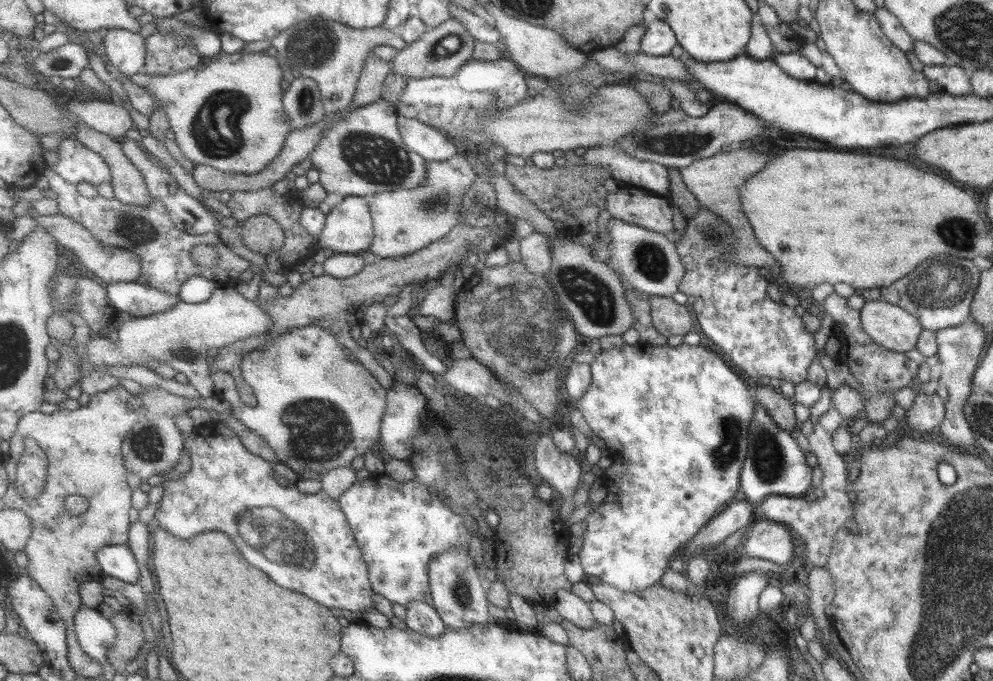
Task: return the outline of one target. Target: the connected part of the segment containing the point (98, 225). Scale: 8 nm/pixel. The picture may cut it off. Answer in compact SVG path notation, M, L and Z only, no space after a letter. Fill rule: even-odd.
M48 169L45 177L49 181L49 187L58 195L58 210L60 214L71 217L77 222L83 223L99 242L105 246L119 246L125 250L131 250L139 254L143 260L144 276L148 284L169 294L179 295L182 284L195 275L205 276L223 285L227 282L239 282L239 276L249 270L251 263L238 256L221 240L217 232L207 234L189 234L175 226L165 204L159 199L153 198L150 206L135 206L121 202L117 197L107 198L99 194L96 197L87 198L79 194L77 186L67 182L54 169ZM199 244L215 246L219 252L219 263L213 267L203 267L193 259L193 250Z

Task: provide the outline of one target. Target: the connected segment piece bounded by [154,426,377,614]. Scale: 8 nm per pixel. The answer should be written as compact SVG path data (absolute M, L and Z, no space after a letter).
M196 428L186 438L185 451L191 459L190 471L163 483L163 496L155 513L154 525L189 540L209 531L227 533L243 550L245 558L253 566L267 570L279 586L303 592L330 609L366 614L369 609L377 608L370 568L340 500L331 498L323 490L305 494L295 486L280 485L281 482L275 478L274 464L247 449L243 440L230 428Z

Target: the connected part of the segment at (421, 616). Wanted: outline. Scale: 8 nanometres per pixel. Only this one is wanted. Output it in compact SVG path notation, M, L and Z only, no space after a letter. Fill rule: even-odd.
M421 600L411 601L409 608L406 608L405 622L407 628L431 637L439 637L447 630L442 615L434 605Z

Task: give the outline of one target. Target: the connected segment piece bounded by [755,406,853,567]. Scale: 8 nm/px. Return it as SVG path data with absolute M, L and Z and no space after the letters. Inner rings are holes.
M832 408L814 422L813 432L807 436L811 453L817 459L817 466L823 473L822 497L820 499L808 498L805 494L797 496L769 495L755 507L755 512L769 520L783 524L795 540L801 542L801 550L805 560L814 567L825 566L829 557L831 544L837 529L845 529L845 521L853 518L853 502L847 496L850 484L847 480L848 458L841 457L833 452L832 433L841 426L843 418ZM805 544L805 546L803 546Z

